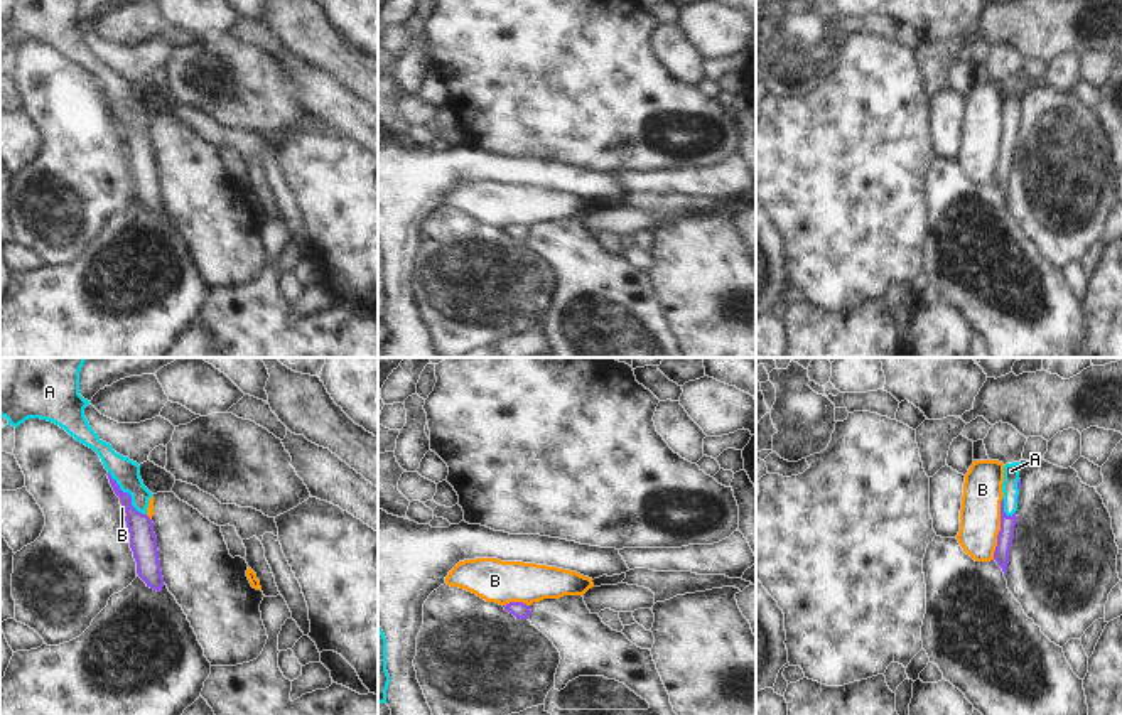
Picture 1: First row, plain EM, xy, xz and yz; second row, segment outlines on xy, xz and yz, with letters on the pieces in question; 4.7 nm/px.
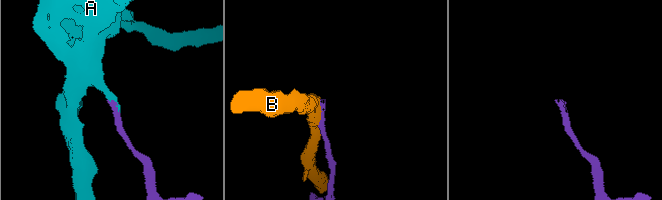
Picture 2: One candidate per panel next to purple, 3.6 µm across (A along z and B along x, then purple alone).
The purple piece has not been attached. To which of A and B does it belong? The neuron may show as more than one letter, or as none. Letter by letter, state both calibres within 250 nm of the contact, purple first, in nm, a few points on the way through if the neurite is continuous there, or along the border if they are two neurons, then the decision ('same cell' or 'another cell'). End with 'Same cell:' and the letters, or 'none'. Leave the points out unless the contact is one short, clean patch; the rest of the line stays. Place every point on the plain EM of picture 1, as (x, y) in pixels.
A: 130/130 nm | across xy (142, 161), (129, 117), (127, 95) | same cell
B: 80/190 nm | along yz (1003, 122), (1001, 152), (992, 181) | another cell
Same cell: A

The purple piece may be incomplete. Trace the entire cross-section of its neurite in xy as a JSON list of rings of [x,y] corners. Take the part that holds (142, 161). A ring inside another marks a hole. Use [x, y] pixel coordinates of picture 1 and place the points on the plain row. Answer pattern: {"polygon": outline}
{"polygon": [[[0,0],[0,39],[5,39],[8,47],[17,51],[29,40],[47,42],[64,51],[71,59],[100,78],[105,91],[108,93],[106,98],[110,106],[127,135],[125,143],[130,155],[130,170],[137,184],[137,196],[147,209],[162,214],[164,199],[157,172],[157,159],[154,155],[154,145],[147,138],[148,121],[154,116],[143,108],[140,88],[128,79],[116,76],[113,69],[103,64],[89,49],[84,39],[84,30],[89,25],[91,24],[79,17],[79,0]]]}

